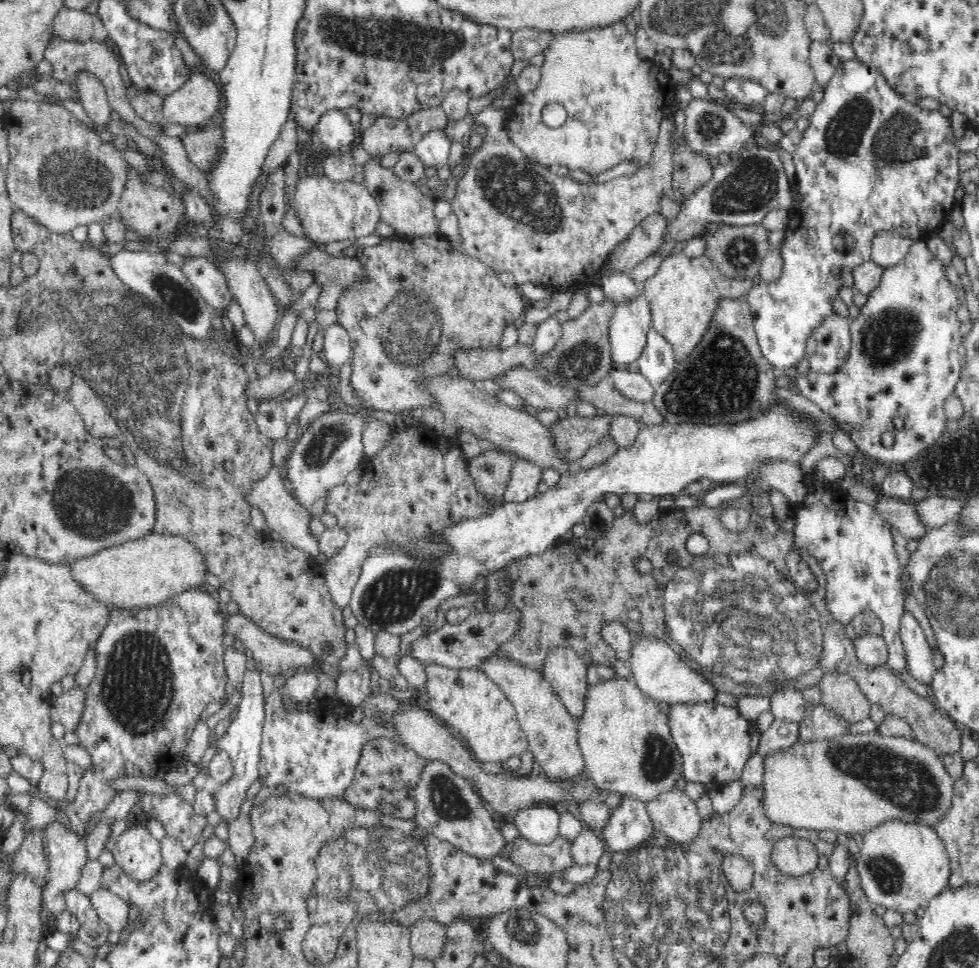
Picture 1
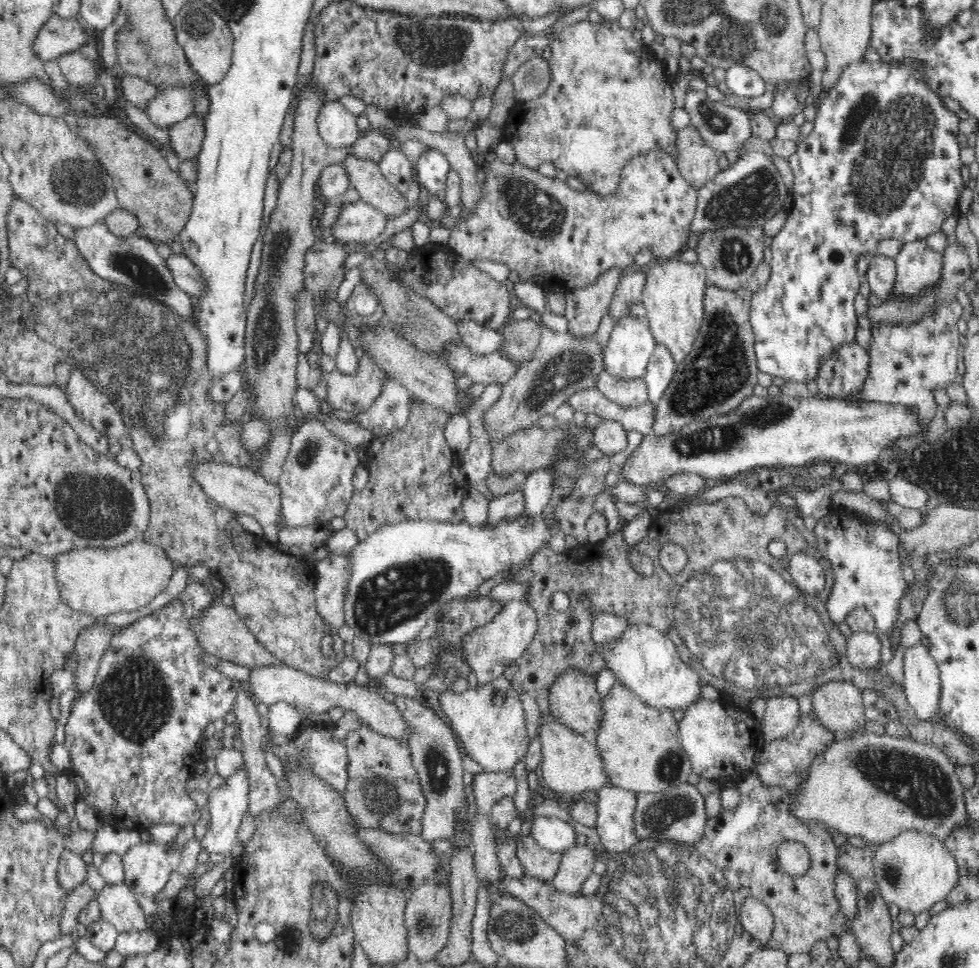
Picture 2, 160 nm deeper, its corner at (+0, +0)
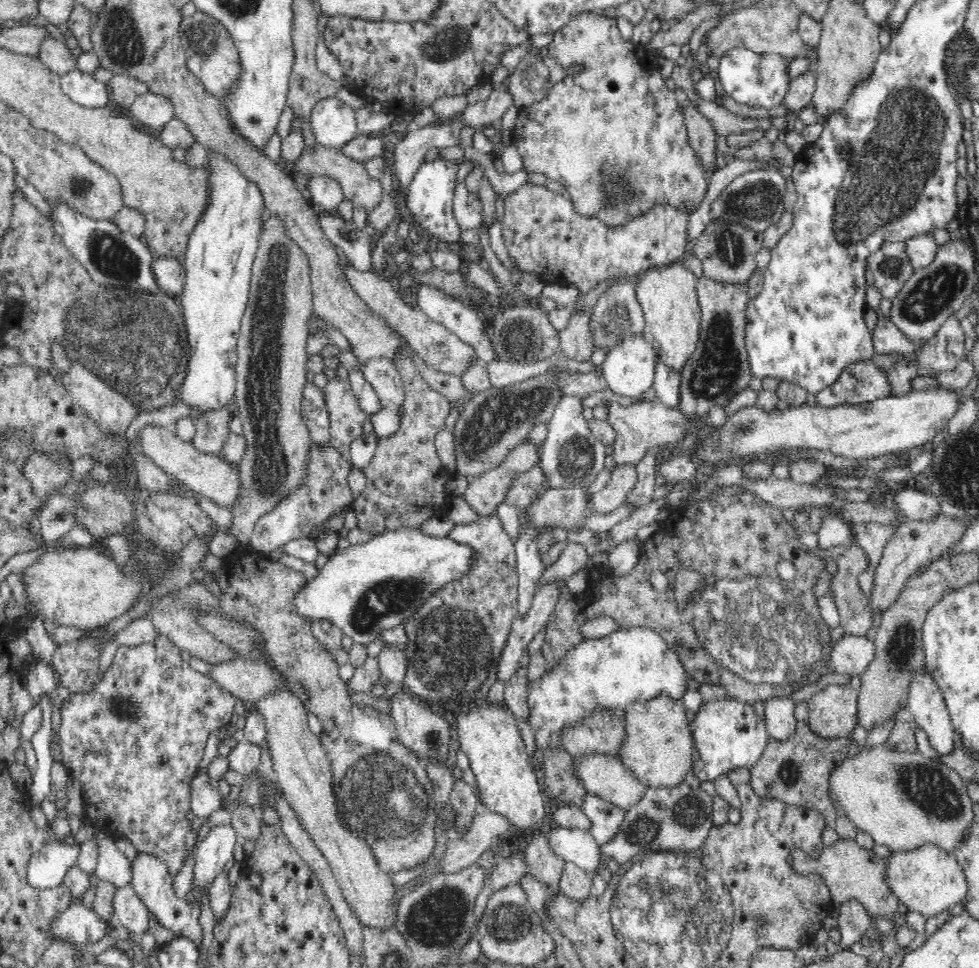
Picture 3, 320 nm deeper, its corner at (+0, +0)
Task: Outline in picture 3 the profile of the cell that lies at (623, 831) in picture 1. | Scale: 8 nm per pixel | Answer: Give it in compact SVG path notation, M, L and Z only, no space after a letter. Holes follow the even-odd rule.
M587 790L580 809L590 820L589 831L600 847L618 832L625 816L622 807L600 798L597 794L587 792Z

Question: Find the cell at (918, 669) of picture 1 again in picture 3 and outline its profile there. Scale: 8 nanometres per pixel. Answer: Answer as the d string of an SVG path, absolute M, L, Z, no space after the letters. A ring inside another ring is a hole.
M927 672L916 674L913 679L912 684L910 684L910 692L908 692L908 707L912 710L916 725L924 732L929 745L938 755L941 757L950 756L954 752L954 736L956 736L957 731L951 721L941 691Z

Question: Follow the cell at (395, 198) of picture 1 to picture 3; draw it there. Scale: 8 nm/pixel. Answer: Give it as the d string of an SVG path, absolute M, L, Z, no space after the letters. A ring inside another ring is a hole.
M320 144L310 148L310 150L304 150L296 160L284 165L284 169L301 184L312 178L332 178L340 184L344 198L350 200L354 206L372 210L378 207L382 202L382 198L386 196L383 192L383 186L377 180L370 178L363 163L347 158L338 149L324 147Z

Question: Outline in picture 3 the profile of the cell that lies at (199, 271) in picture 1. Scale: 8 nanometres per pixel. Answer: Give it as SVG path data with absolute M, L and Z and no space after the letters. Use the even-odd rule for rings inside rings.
M170 257L154 258L150 264L160 293L175 296L185 288L185 270L183 263Z

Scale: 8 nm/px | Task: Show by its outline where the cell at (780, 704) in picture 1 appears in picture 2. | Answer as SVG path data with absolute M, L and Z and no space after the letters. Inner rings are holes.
M792 695L769 696L760 731L764 742L784 738L799 723L799 703Z

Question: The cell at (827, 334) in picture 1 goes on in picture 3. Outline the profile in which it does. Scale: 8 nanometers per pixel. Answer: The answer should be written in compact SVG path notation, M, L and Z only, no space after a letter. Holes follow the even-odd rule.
M872 360L860 361L846 365L838 380L815 393L815 398L823 407L856 405L858 403L874 402L876 399L894 396L886 371L877 367Z

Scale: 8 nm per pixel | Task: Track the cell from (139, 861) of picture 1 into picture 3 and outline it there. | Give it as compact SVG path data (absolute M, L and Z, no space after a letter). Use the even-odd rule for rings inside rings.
M150 853L138 854L133 860L131 866L133 877L131 878L131 885L138 893L142 902L148 910L148 915L154 917L158 924L162 925L166 930L174 933L174 936L184 937L192 940L199 947L202 942L202 927L198 921L201 914L199 906L191 906L185 899L176 896L173 878L168 870L166 862L150 855Z

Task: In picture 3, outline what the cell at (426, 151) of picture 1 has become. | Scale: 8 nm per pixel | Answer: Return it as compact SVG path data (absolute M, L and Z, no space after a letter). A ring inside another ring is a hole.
M440 157L432 162L424 161L415 173L410 184L408 196L405 198L408 216L412 218L411 225L415 233L426 229L440 241L455 243L460 238L461 229L453 212L453 198L457 186L457 171L459 166L454 162Z

